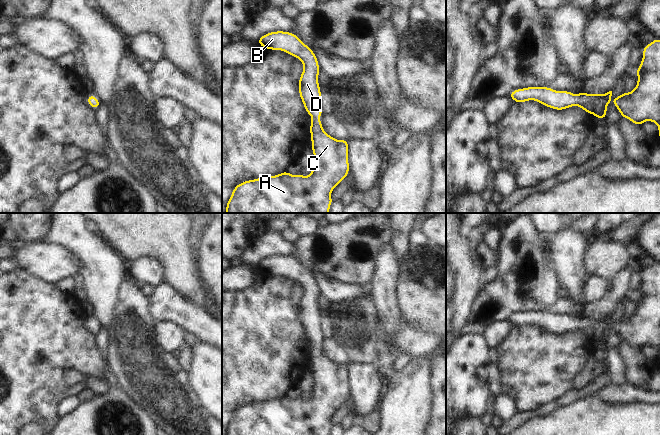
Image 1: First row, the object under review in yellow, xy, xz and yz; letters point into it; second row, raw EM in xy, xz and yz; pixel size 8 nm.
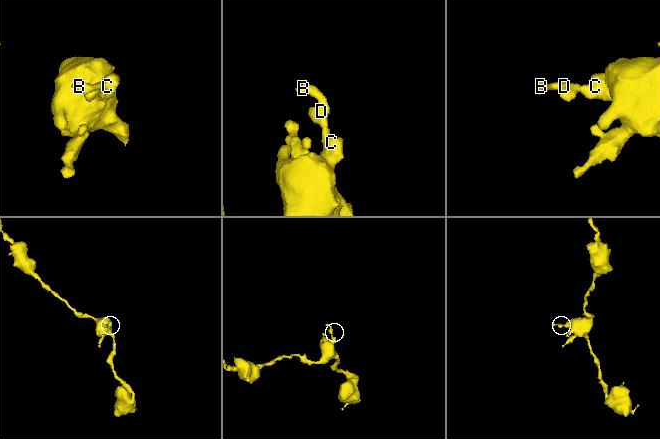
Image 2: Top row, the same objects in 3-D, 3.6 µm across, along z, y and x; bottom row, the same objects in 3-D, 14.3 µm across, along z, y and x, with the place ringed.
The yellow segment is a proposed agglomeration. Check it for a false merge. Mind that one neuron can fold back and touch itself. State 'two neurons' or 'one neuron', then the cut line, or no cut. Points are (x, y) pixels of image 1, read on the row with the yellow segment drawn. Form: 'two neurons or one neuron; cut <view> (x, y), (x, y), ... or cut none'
one neuron; cut none

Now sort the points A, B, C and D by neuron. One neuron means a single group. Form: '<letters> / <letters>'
A B C D

